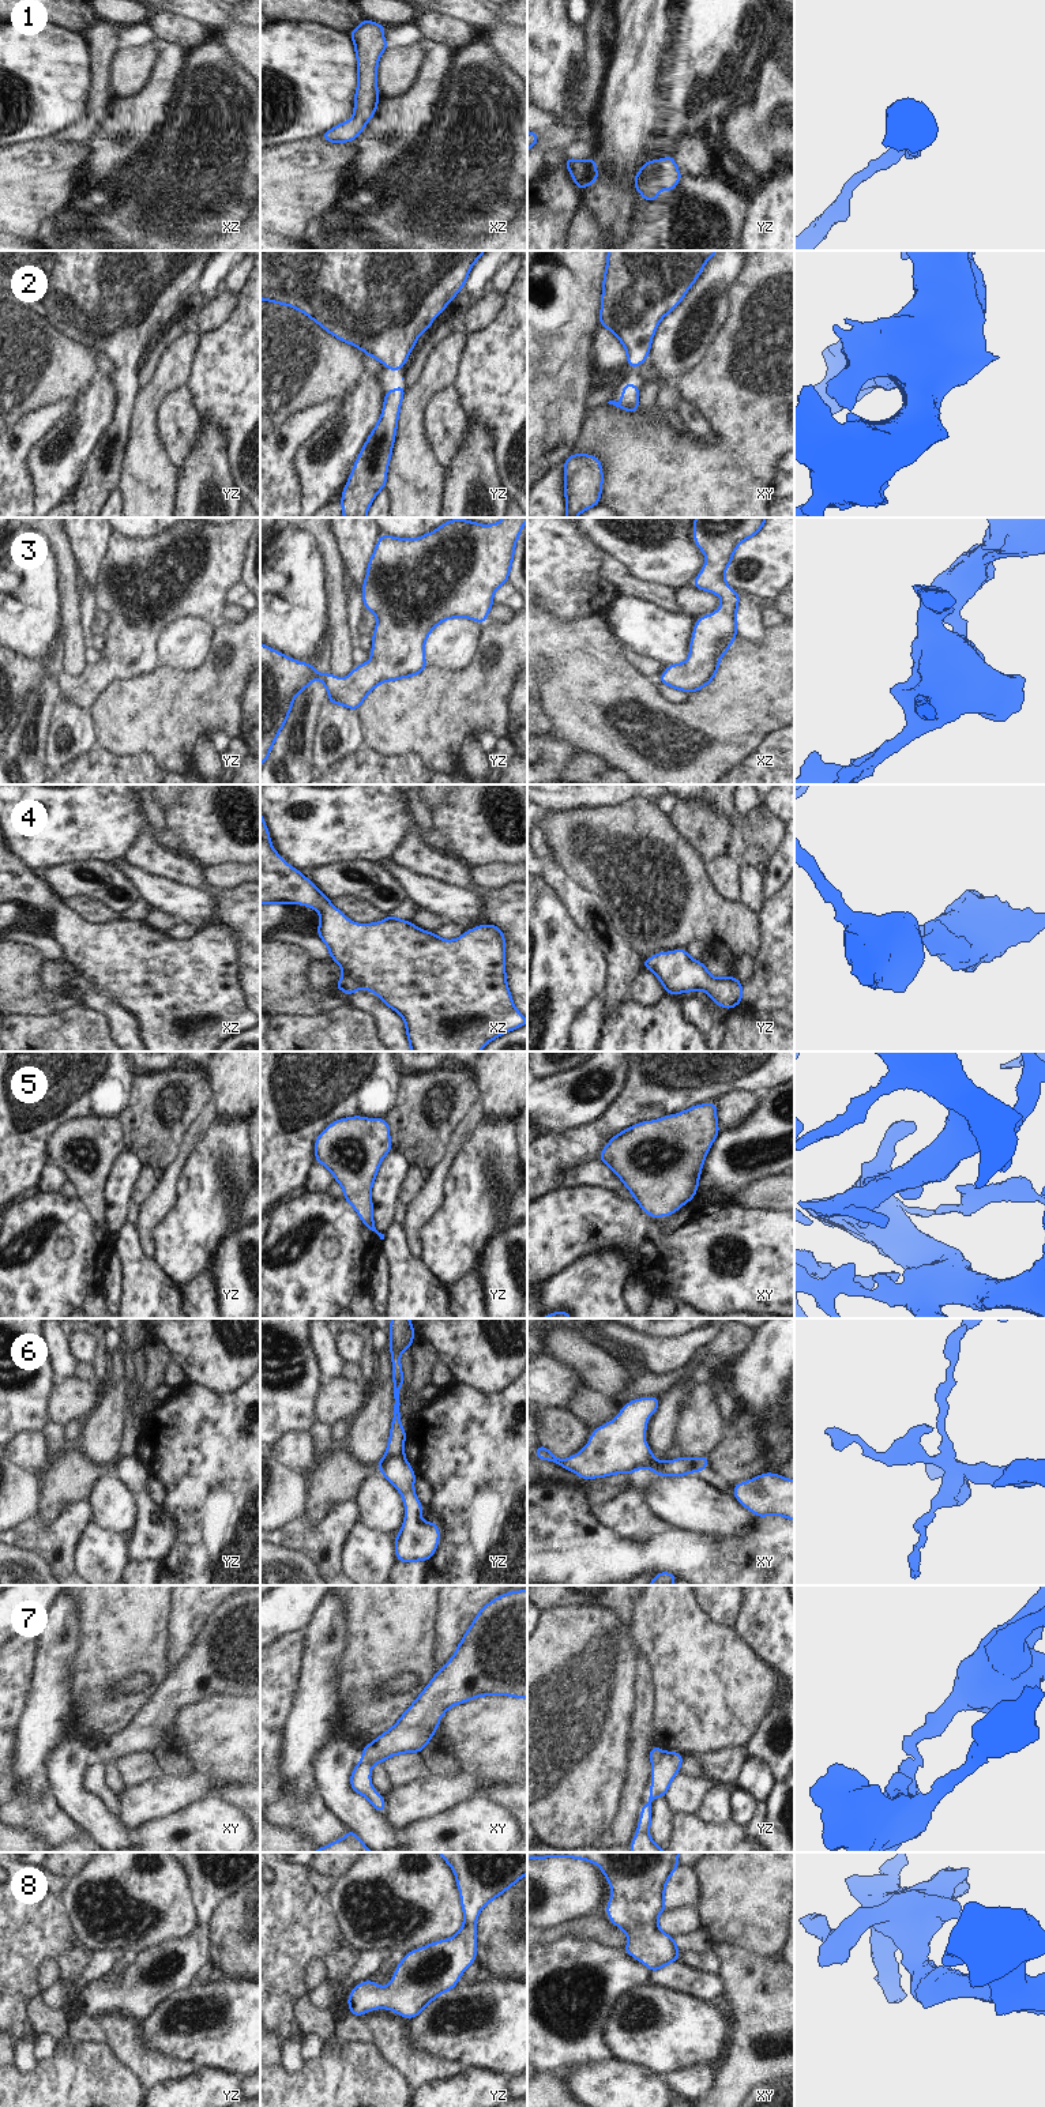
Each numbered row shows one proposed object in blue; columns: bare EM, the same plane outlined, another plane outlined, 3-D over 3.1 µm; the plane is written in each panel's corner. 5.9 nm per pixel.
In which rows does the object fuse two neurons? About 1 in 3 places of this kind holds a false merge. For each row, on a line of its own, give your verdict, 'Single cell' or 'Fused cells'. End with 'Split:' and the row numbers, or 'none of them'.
1: Single cell
2: Single cell
3: Single cell
4: Single cell
5: Single cell
6: Fused cells
7: Fused cells
8: Single cell
Split: 6, 7

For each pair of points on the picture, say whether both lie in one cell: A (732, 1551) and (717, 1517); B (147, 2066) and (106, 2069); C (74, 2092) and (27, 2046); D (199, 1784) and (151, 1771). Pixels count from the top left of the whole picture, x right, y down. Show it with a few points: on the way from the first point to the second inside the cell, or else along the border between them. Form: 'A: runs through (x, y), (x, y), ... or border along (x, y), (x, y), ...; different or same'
A: border along (754, 1522), (739, 1535), (694, 1532); different
B: border along (106, 2043), (111, 2053), (146, 2089); different
C: border along (38, 2062), (32, 2073), (21, 2073), (14, 2065); different
D: border along (162, 1773), (131, 1786); different

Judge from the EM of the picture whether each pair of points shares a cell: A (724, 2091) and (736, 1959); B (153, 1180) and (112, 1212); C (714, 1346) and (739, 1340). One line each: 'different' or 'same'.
A: same
B: different
C: same

